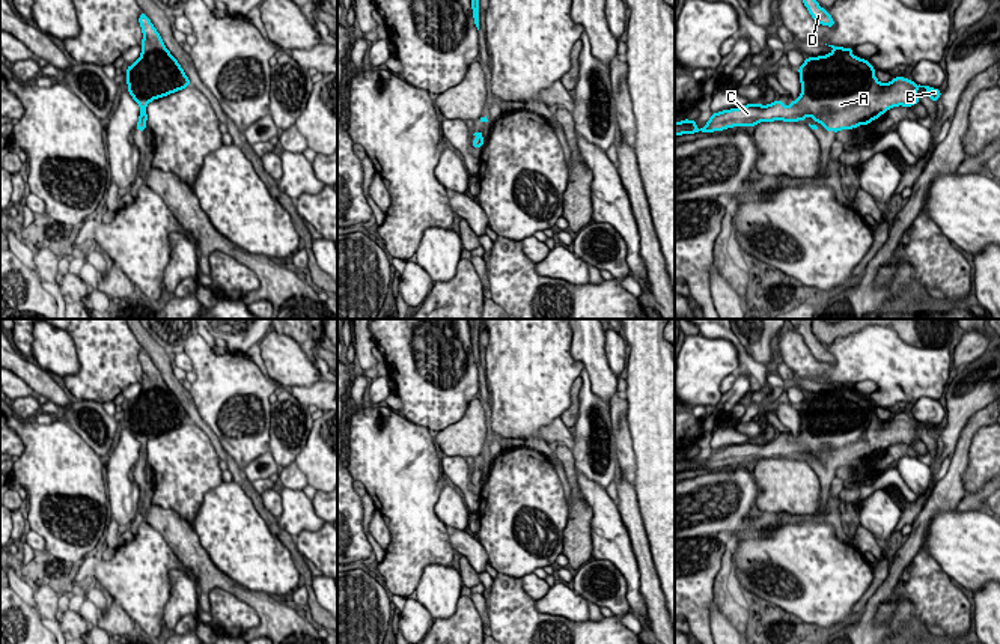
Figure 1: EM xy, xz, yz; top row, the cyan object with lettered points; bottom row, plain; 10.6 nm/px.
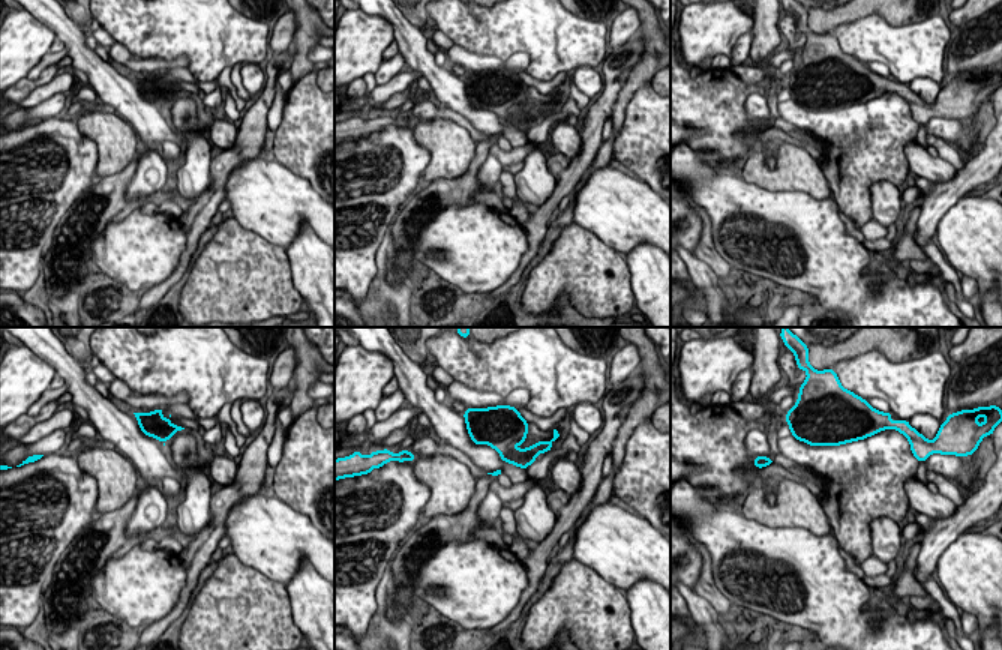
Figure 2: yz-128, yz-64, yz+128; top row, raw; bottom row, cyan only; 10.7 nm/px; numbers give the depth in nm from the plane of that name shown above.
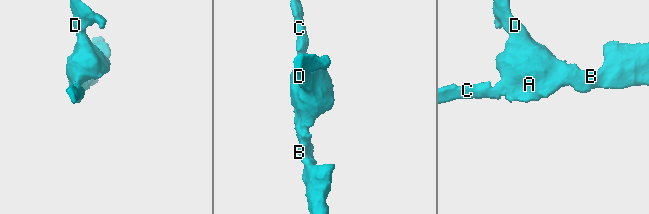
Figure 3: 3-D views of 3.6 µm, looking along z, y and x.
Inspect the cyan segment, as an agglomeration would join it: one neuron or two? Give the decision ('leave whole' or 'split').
leave whole

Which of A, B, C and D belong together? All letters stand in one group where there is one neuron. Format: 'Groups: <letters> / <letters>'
Groups: A B C D

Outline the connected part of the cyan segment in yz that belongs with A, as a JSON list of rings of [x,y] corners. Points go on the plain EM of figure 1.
[[[828,382],[833,388],[827,393],[807,394],[798,405],[801,432],[788,445],[783,438],[768,442],[747,441],[745,444],[723,447],[711,451],[708,460],[699,466],[696,456],[675,459],[675,472],[714,469],[732,463],[755,463],[759,459],[804,459],[804,453],[821,459],[825,468],[839,469],[867,462],[892,444],[913,444],[920,439],[919,424],[928,427],[935,439],[941,430],[929,423],[917,423],[904,414],[896,414],[883,421],[877,417],[869,397],[855,394],[852,384]]]

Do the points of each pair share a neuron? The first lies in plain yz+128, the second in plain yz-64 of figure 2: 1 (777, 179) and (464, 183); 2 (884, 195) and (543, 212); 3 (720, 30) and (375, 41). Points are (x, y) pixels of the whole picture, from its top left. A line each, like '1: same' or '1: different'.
1: different
2: different
3: same

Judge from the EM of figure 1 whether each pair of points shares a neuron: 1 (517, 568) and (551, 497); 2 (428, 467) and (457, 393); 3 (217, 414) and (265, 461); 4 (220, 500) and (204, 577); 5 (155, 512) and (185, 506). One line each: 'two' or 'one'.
1: one
2: two
3: two
4: two
5: two

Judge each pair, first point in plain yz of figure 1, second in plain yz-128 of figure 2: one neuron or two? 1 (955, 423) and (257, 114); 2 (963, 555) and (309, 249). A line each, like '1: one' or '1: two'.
1: one
2: two

